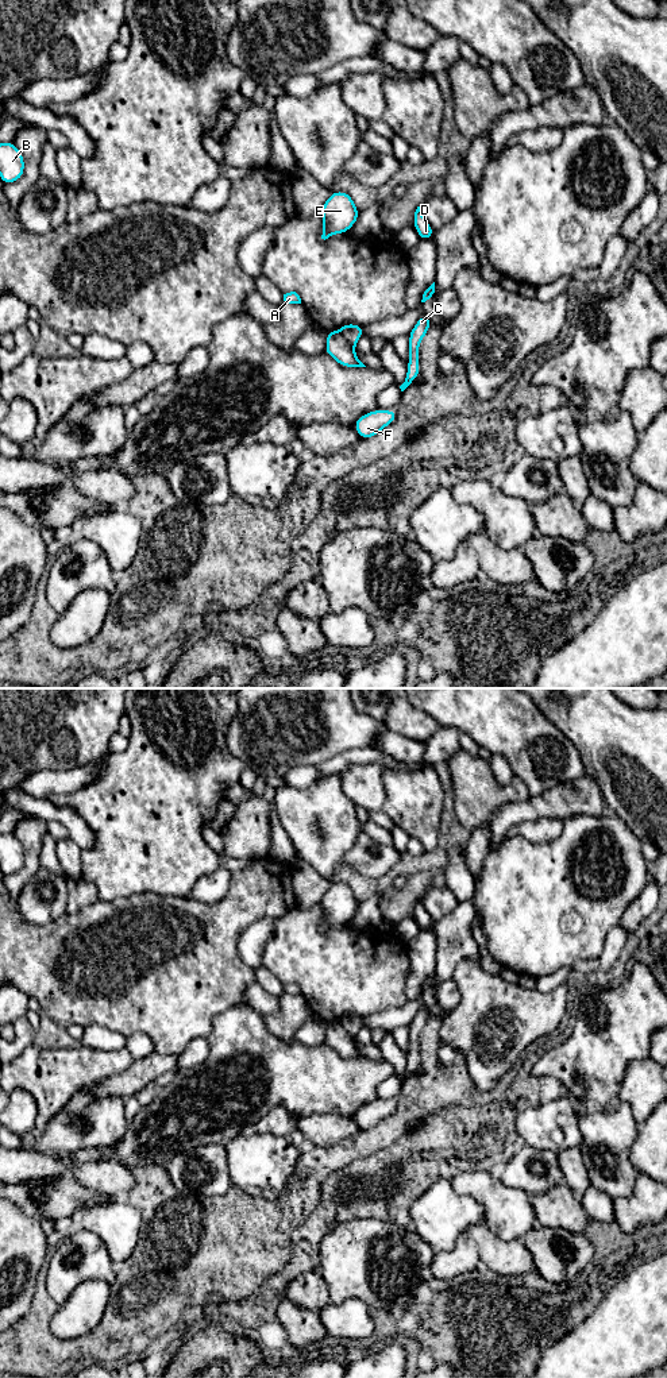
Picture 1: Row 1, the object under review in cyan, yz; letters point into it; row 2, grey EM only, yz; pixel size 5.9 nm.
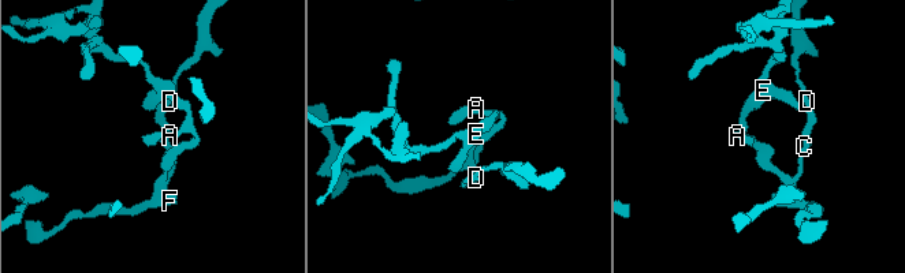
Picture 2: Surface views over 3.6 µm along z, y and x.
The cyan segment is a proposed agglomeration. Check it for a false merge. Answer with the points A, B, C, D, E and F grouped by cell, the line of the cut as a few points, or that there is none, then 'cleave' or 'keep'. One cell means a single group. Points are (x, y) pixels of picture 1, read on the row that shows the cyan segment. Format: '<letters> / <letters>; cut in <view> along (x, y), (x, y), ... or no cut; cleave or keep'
A B E / C D F; cut in yz along (338, 331), (353, 347); cleave

